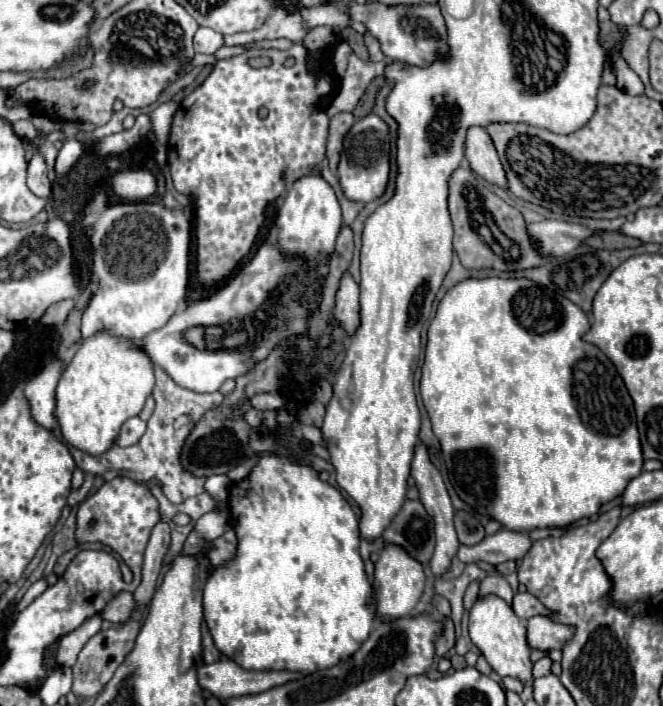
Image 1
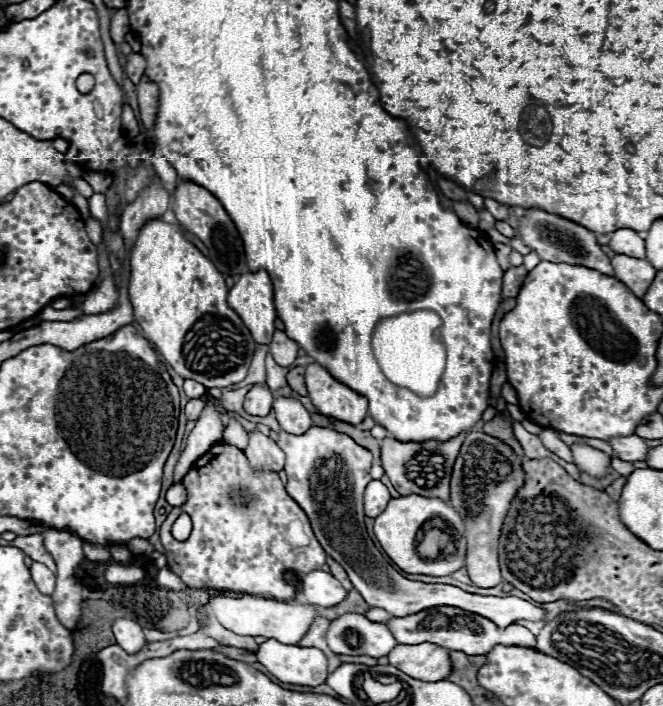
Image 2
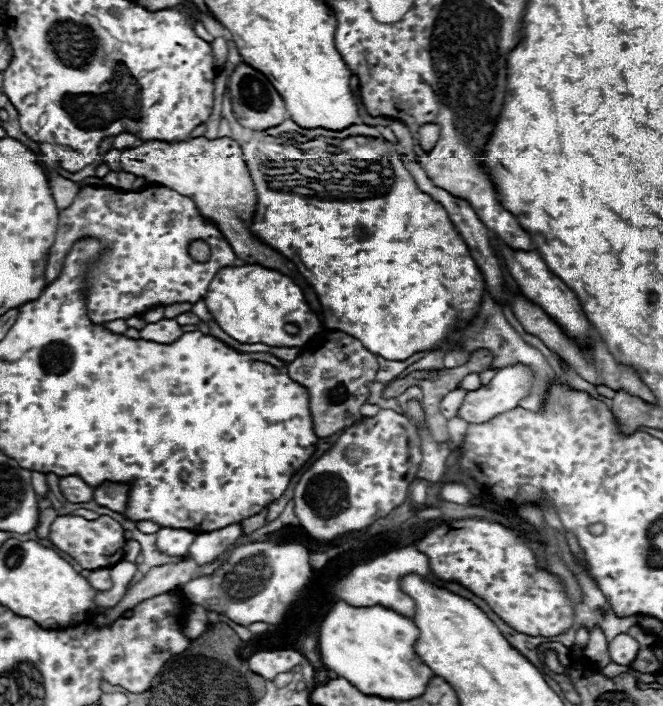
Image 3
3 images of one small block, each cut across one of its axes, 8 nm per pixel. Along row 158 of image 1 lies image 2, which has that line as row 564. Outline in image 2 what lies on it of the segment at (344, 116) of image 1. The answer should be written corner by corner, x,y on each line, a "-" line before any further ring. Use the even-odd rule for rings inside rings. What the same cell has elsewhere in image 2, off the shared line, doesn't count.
328,558
328,560
326,560
326,564
330,566
330,574
332,574
332,576
334,576
342,586
344,586
344,590
348,590
348,592
350,592
350,590
352,590
352,584
350,584
348,576
344,574
344,568
342,568
338,562
334,562
332,558

